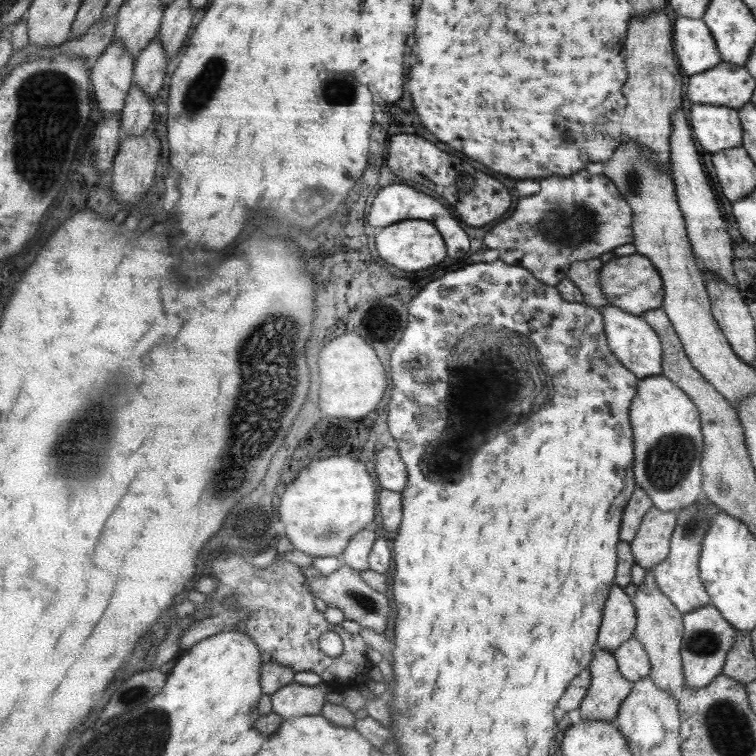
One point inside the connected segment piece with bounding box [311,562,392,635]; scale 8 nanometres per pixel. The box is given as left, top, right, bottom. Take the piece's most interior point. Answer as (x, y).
(346, 595)

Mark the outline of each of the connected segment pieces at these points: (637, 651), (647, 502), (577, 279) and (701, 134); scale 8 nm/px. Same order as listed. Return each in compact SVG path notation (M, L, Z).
M636 637L629 638L613 654L618 659L619 671L633 683L651 673L651 661L646 647Z
M636 488L634 496L631 497L627 505L626 513L623 515L620 538L627 543L635 540L634 536L639 532L639 526L643 518L654 508L654 500L647 491Z
M601 258L576 261L572 263L567 274L567 277L582 291L583 302L597 309L609 305L608 297L603 293L600 282L601 268L604 265Z
M692 104L692 130L702 150L711 155L743 146L743 125L739 110L732 107Z

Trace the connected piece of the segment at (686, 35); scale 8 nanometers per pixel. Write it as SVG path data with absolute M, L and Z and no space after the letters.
M676 16L675 49L684 74L706 73L720 64L718 43L702 19Z

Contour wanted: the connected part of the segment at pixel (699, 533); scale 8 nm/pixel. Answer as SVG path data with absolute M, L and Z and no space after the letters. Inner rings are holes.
M697 501L694 505L686 506L686 508L677 512L678 522L671 538L671 550L666 560L659 562L651 569L659 589L684 614L710 604L710 595L699 576L699 559L702 557L704 537L711 530L711 522L718 515L719 509L714 504L708 504L704 510L700 510L698 504Z

